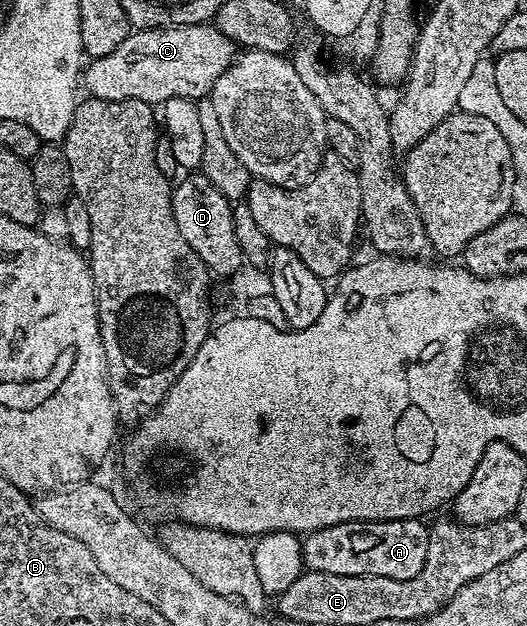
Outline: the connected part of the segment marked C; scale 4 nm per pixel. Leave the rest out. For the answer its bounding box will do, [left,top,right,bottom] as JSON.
[82,23,237,105]

